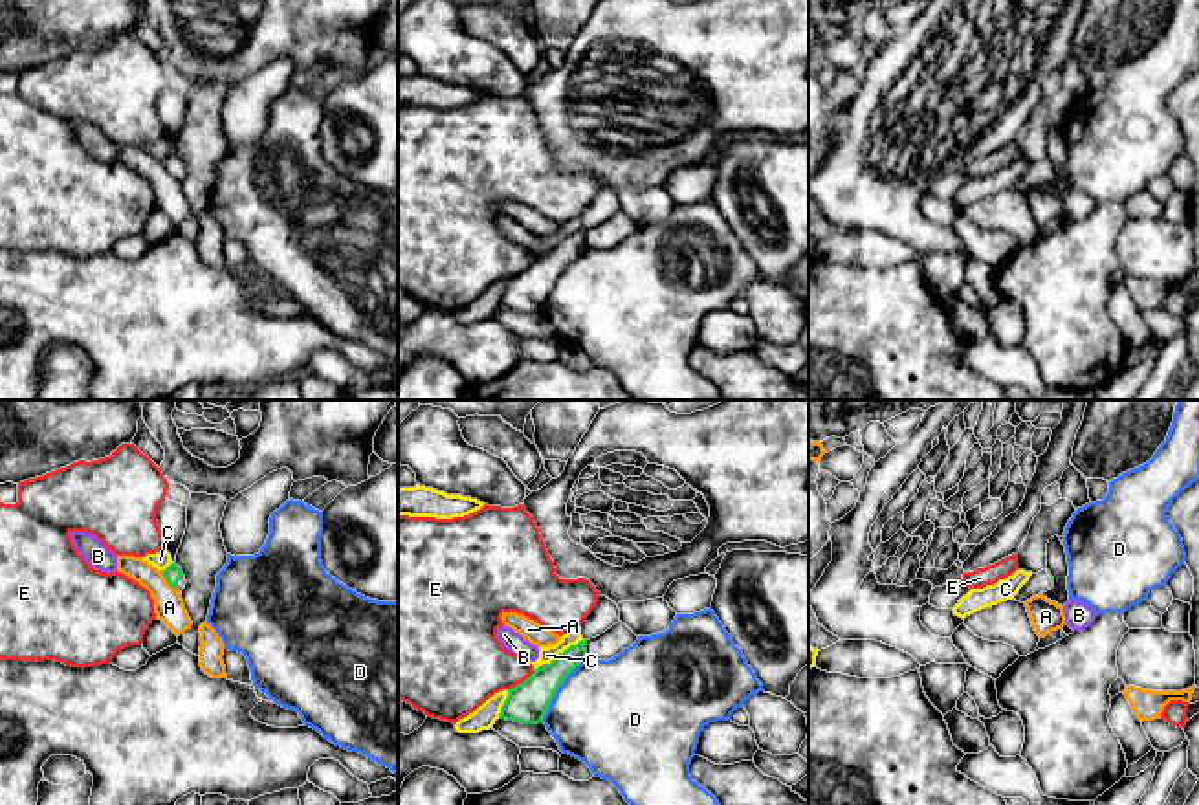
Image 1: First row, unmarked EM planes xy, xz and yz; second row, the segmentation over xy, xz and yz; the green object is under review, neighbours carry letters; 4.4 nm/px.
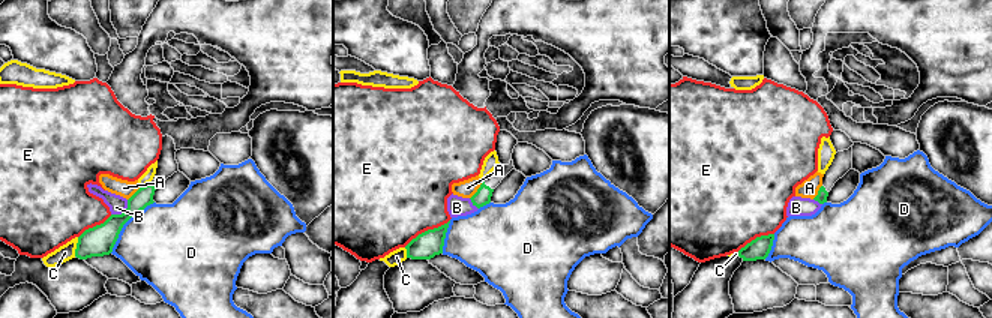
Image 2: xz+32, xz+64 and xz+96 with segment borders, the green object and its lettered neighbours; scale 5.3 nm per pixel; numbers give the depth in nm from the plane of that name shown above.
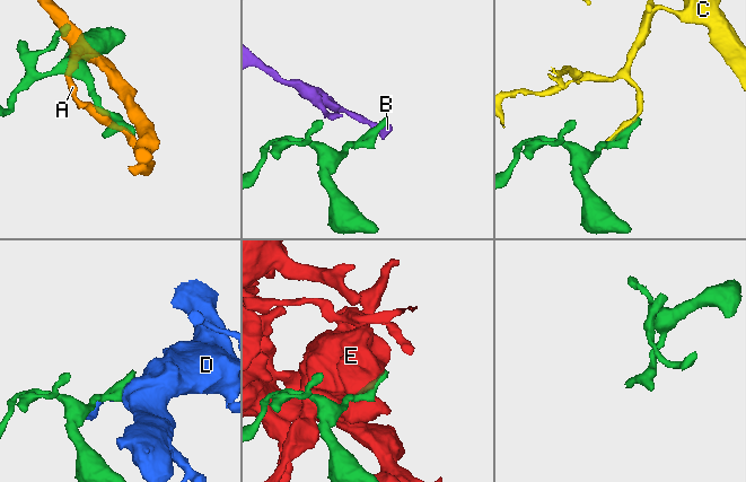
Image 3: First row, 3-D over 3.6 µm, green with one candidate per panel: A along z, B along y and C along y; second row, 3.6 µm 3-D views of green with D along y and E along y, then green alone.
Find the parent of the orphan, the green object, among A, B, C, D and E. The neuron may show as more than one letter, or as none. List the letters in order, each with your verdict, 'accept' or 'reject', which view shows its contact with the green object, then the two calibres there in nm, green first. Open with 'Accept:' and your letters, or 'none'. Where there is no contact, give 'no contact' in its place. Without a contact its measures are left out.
Accept: none
A: reject; meets green in xy; 80 nm thick on the green side, 130 nm on the other
B: reject; meets green in xz; 180 nm thick on the green side, 20 nm on the other
C: reject; meets green in xz; 160 nm thick on the green side, 70 nm on the other
D: reject; meets green in xz; 180 nm thick on the green side, 480 nm on the other
E: reject; meets green in xz; 180 nm thick on the green side, 340 nm on the other

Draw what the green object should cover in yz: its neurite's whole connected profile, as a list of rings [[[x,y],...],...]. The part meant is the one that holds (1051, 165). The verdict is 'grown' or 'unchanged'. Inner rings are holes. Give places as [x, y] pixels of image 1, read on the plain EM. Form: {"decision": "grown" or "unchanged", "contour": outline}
{"decision": "grown", "contour": [[[1041,160],[1028,167],[1028,171],[1019,178],[1019,182],[1014,185],[1014,189],[1025,193],[1032,185],[1047,182],[1052,176],[1054,176],[1054,167],[1050,165],[1049,160]]]}

